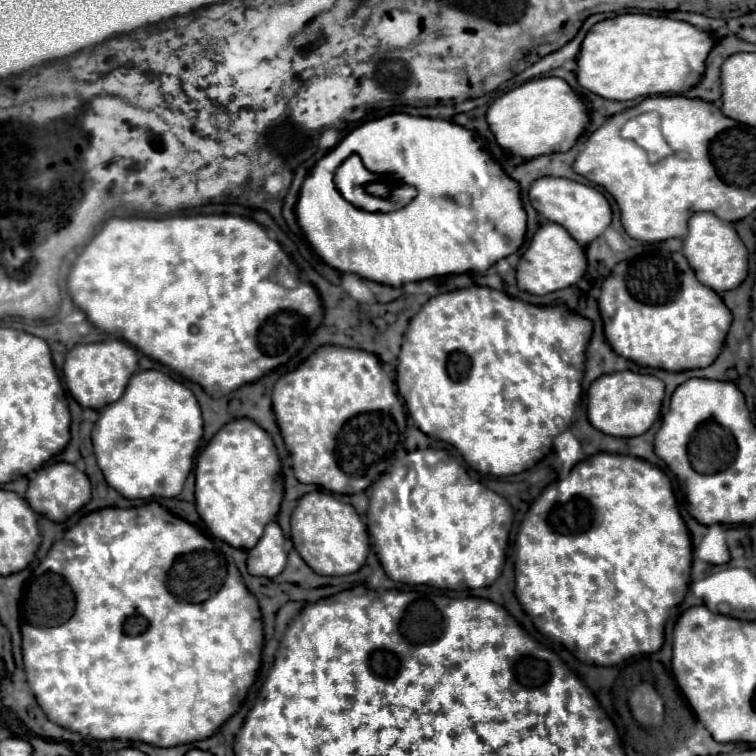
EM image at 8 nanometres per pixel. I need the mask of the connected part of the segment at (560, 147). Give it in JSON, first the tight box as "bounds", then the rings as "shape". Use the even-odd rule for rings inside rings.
{"bounds":[485,77,589,159],"shape":[[[541,77],[523,83],[499,97],[485,113],[495,143],[515,157],[535,159],[549,153],[569,151],[583,133],[589,117],[577,93],[559,77]]]}

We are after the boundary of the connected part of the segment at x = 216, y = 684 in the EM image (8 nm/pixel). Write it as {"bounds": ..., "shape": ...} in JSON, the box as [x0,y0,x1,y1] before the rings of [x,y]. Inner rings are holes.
{"bounds":[21,501,263,747],"shape":[[[151,501],[143,507],[131,507],[131,509],[119,509],[119,507],[97,509],[85,515],[73,529],[69,529],[61,541],[53,543],[51,551],[38,567],[43,573],[51,572],[61,575],[63,581],[67,583],[65,587],[67,593],[59,593],[59,587],[51,587],[51,591],[59,595],[59,625],[53,625],[53,627],[51,625],[41,627],[31,623],[21,625],[23,663],[25,663],[27,683],[39,707],[45,711],[45,715],[53,723],[59,723],[61,727],[67,727],[69,731],[75,731],[83,737],[93,737],[93,739],[125,739],[125,741],[143,741],[155,747],[175,747],[175,745],[195,743],[195,741],[211,737],[231,715],[239,711],[243,697],[247,695],[249,687],[255,683],[257,669],[261,663],[263,621],[261,621],[257,599],[247,591],[237,567],[229,559],[217,553],[209,557],[209,561],[205,561],[203,553],[213,551],[211,541],[212,539],[197,530],[194,525],[175,517],[167,507],[159,505],[157,501]]]}

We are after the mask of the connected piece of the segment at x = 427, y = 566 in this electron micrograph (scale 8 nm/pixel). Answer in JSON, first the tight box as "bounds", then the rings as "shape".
{"bounds":[365,448,513,591],"shape":[[[427,448],[409,453],[409,465],[401,465],[397,471],[383,475],[371,487],[371,501],[365,524],[389,579],[407,585],[431,585],[459,591],[487,587],[501,575],[513,511],[501,495],[467,475],[465,467],[447,455],[447,451]]]}

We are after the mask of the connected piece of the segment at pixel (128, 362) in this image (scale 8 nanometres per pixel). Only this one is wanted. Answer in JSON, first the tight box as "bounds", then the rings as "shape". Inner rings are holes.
{"bounds":[63,339,137,409],"shape":[[[113,339],[105,343],[75,345],[65,357],[63,377],[71,397],[83,409],[103,409],[107,403],[115,403],[123,395],[127,381],[131,379],[135,369],[137,369],[137,351],[129,343]]]}

